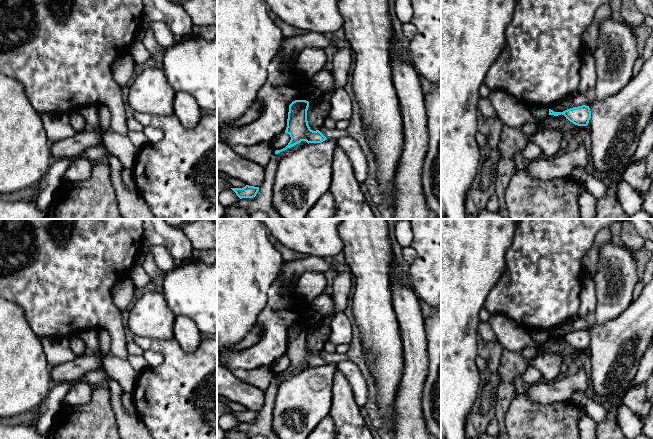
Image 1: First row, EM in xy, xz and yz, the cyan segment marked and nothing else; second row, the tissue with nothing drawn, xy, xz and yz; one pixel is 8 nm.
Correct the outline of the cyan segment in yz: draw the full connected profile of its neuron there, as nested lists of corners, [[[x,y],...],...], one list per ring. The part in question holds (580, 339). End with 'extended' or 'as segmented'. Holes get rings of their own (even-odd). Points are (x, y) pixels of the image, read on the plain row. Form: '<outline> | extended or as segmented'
[[[586,329],[573,331],[563,336],[554,336],[549,333],[549,339],[558,340],[561,338],[564,339],[570,346],[578,350],[587,350],[591,342],[590,332]]] | as segmented

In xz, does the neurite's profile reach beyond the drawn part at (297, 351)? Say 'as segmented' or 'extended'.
as segmented

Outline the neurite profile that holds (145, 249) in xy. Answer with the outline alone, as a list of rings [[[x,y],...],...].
[[[143,245],[140,252],[138,253],[135,263],[141,264],[143,263],[145,256],[147,255],[147,253],[150,251],[150,247]]]

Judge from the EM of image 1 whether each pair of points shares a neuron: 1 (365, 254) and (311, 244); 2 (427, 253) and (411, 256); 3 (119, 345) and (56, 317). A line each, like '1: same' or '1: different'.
1: different
2: different
3: same

